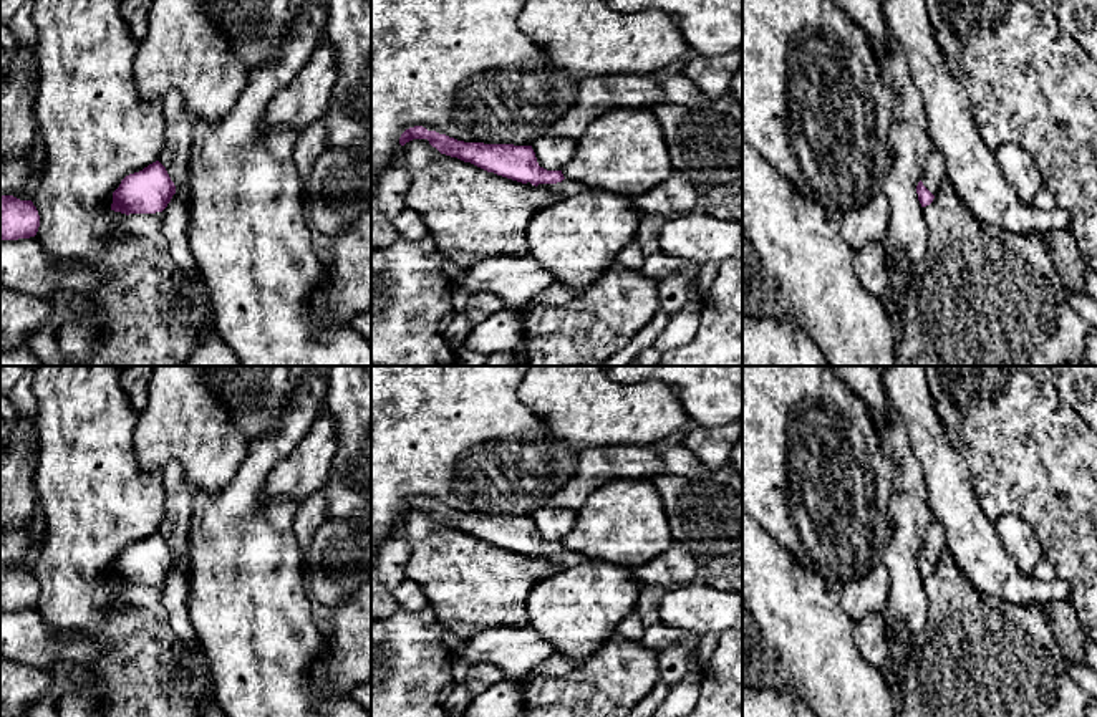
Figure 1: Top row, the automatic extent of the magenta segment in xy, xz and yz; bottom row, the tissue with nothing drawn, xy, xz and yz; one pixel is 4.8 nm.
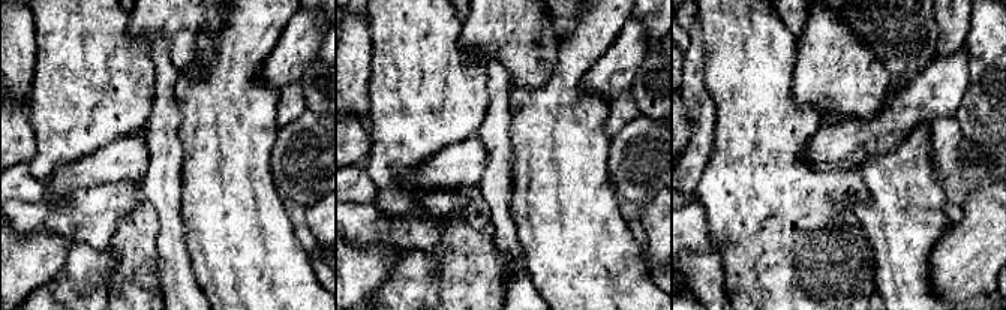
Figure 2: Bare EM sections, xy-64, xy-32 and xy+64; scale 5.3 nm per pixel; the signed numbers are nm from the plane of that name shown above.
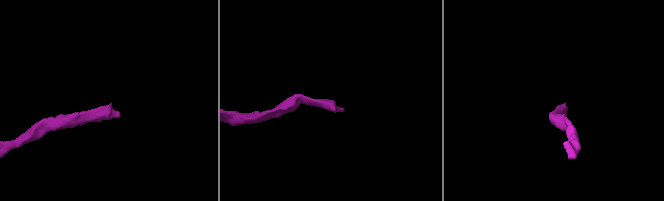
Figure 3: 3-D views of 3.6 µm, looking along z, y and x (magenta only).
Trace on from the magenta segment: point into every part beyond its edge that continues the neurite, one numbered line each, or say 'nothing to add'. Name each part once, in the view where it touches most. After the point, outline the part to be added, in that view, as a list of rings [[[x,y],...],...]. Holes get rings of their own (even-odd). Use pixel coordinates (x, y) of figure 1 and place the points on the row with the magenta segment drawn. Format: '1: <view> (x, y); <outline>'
1: xz (567, 187); [[[563,179],[562,182],[557,184],[539,184],[537,187],[553,190],[560,194],[563,199],[573,197],[587,189],[582,182],[570,180],[570,179]]]

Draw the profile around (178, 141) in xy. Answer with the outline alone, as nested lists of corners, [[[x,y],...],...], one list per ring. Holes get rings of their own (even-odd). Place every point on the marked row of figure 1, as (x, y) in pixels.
[[[171,89],[167,91],[162,113],[166,118],[164,146],[157,161],[166,167],[171,180],[176,185],[167,207],[162,210],[162,235],[167,240],[167,248],[174,262],[182,272],[194,278],[199,273],[197,263],[189,245],[191,230],[191,118],[186,111],[182,96]]]

